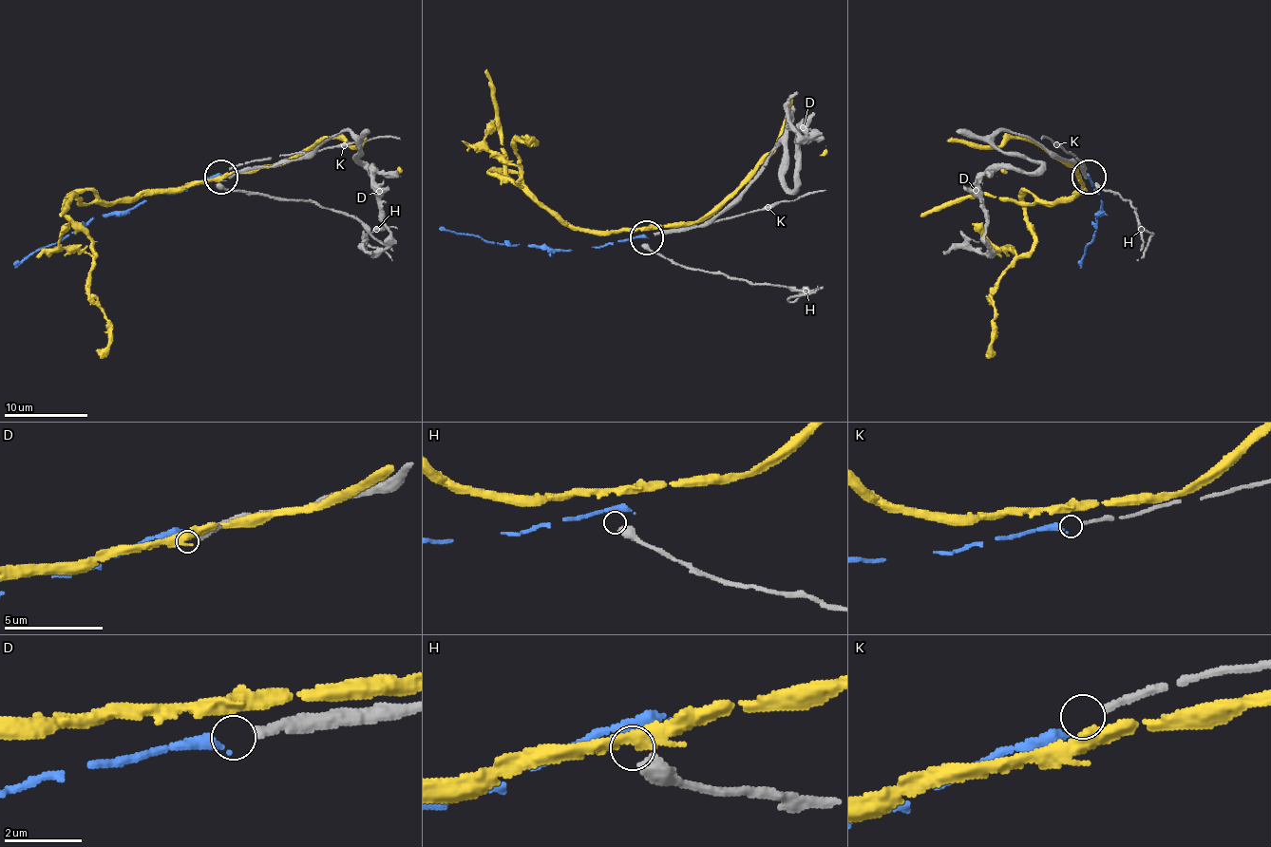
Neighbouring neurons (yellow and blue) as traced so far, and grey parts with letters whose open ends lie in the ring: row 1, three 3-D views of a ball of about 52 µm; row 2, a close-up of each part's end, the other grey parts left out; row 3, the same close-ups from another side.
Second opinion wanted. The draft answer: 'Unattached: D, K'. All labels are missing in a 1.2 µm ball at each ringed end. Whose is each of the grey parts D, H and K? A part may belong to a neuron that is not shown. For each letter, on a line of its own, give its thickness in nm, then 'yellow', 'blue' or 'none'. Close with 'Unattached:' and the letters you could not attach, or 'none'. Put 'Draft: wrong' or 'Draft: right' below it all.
D: 240 nm thick; none
H: 500 nm thick; none
K: 170 nm thick; none
Unattached: D, H, K
Draft: wrong

